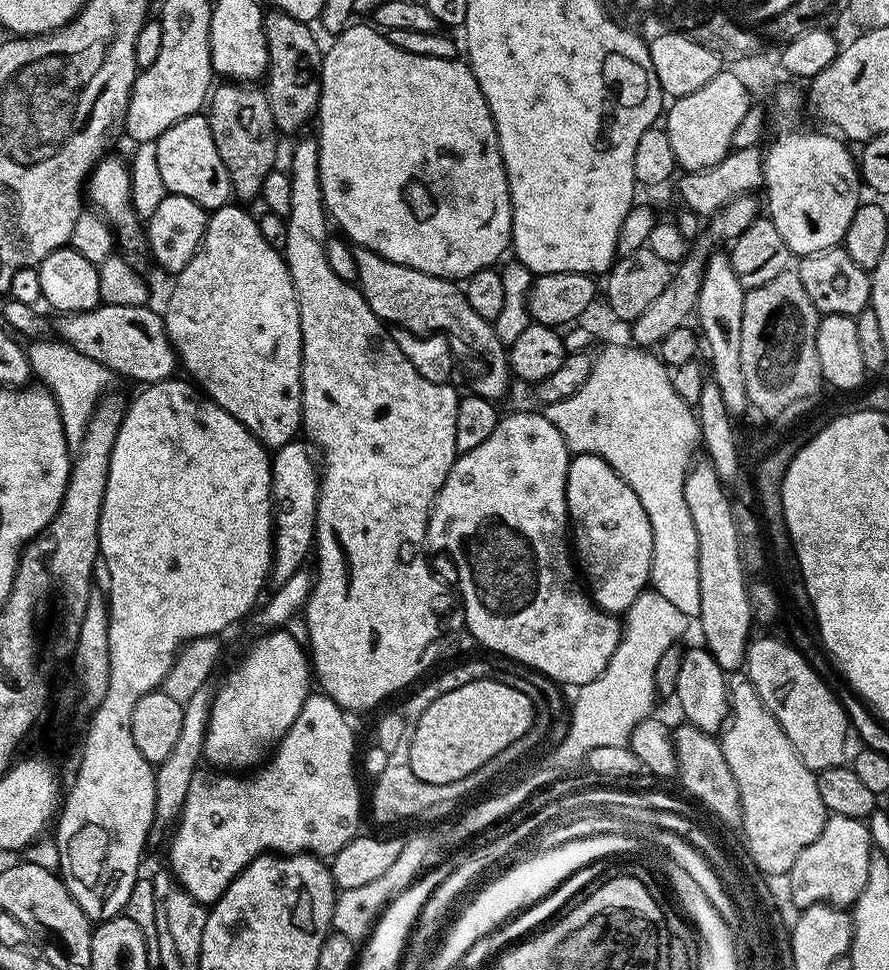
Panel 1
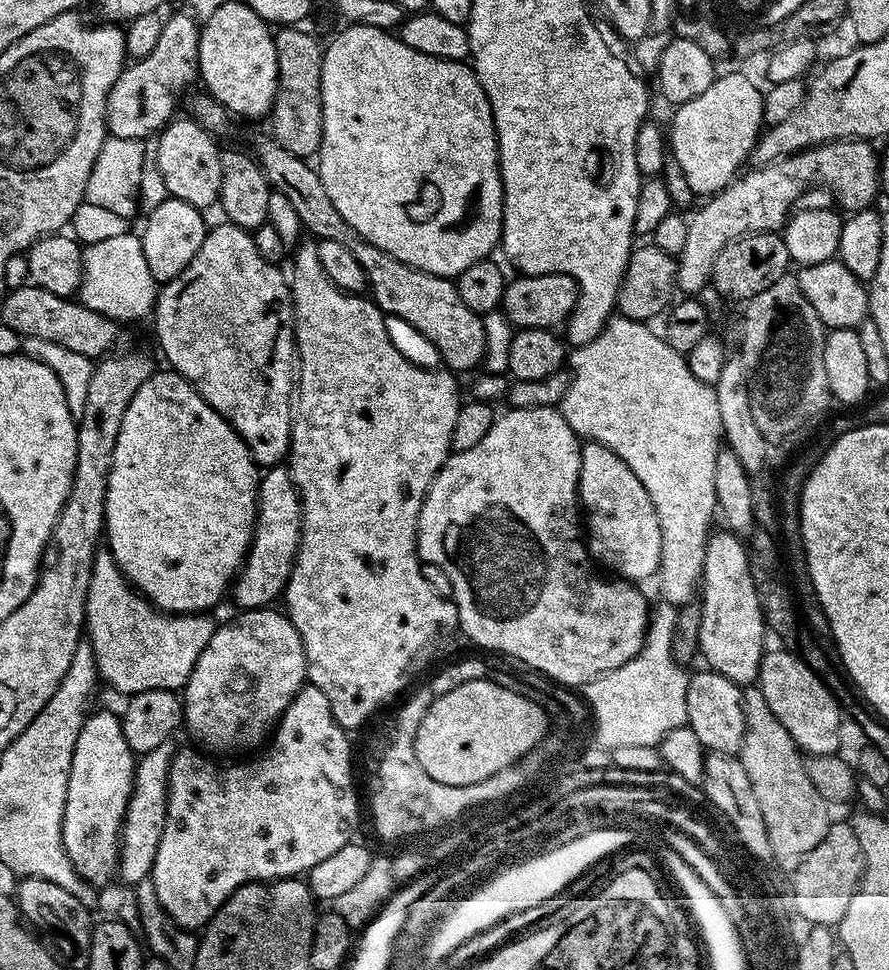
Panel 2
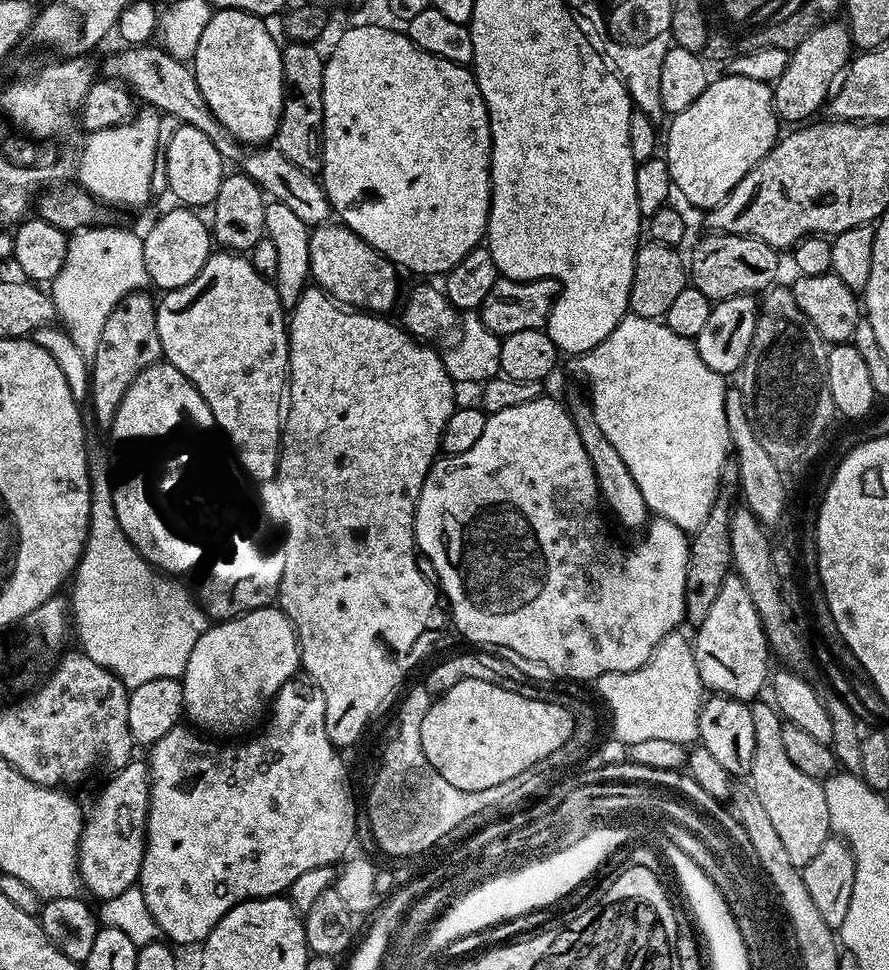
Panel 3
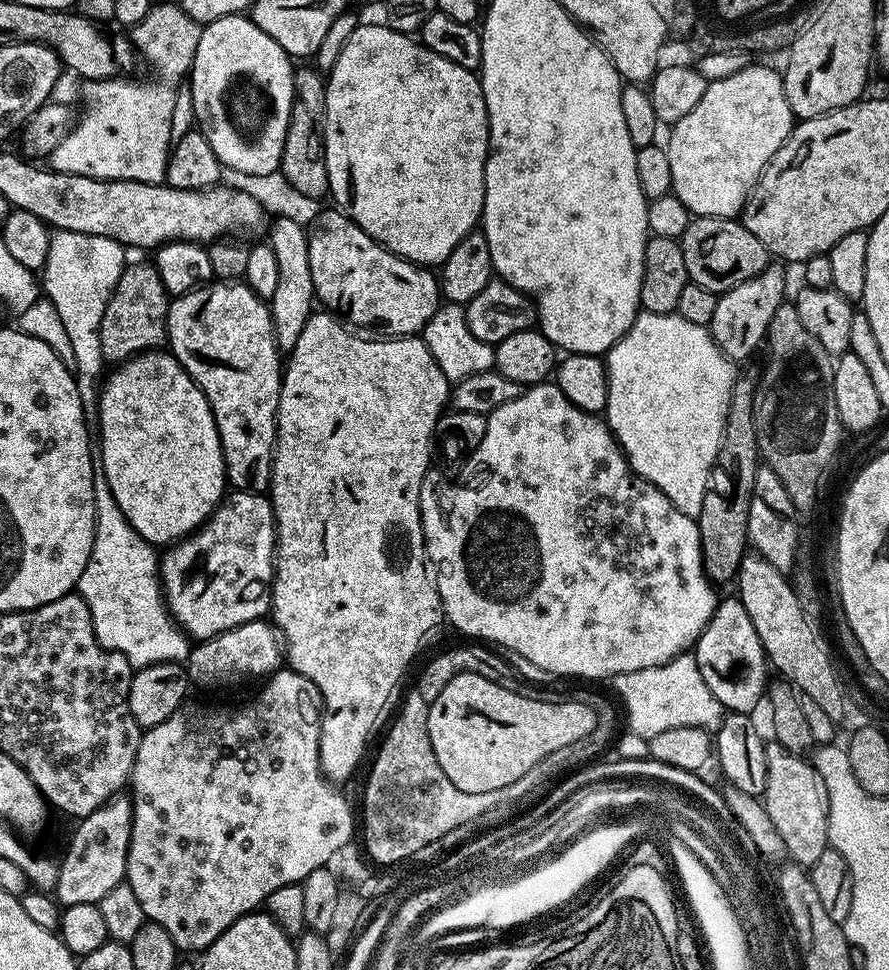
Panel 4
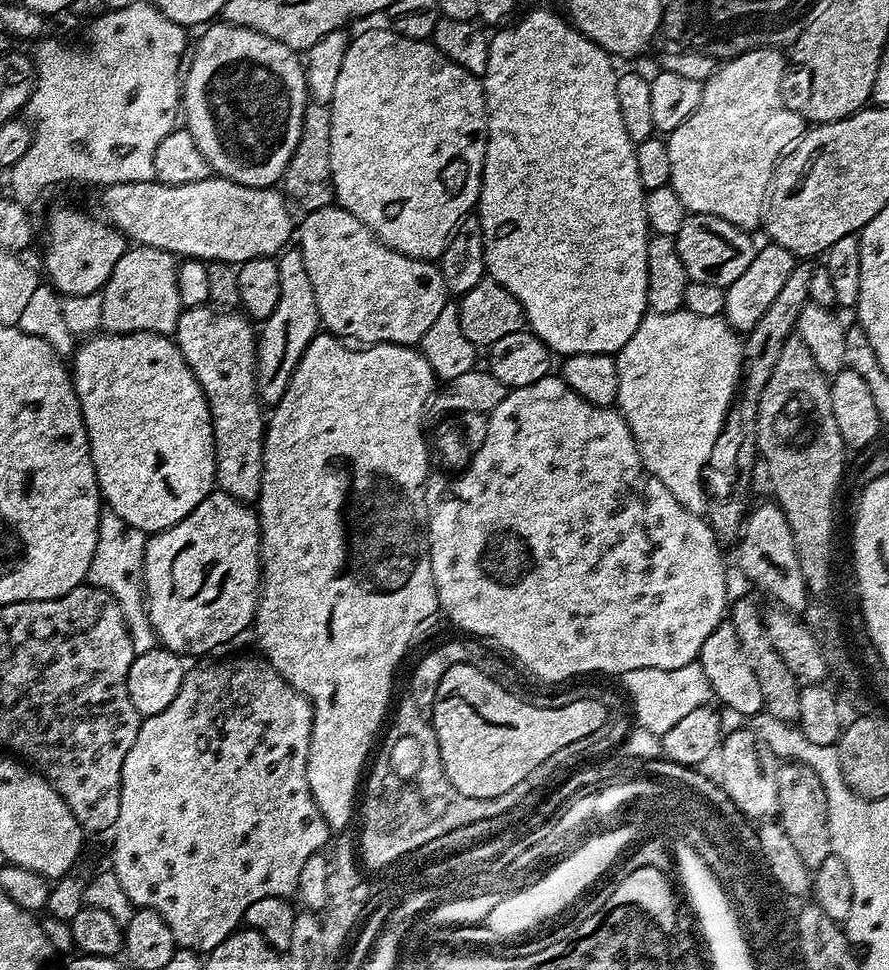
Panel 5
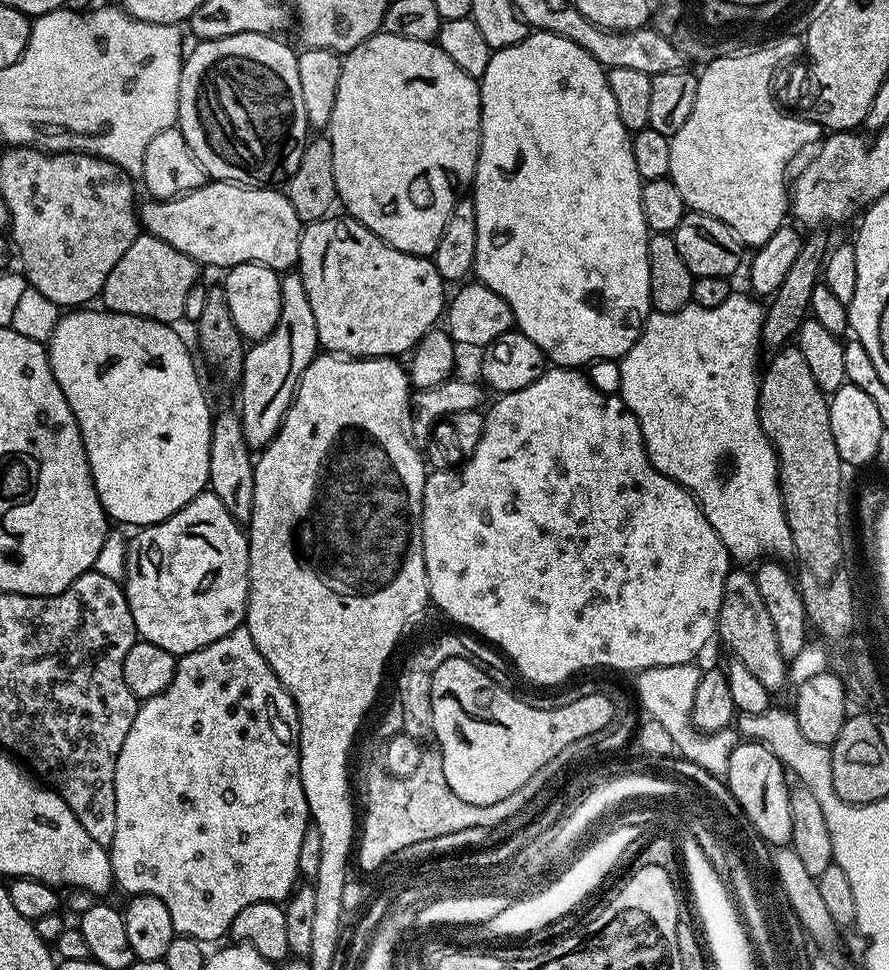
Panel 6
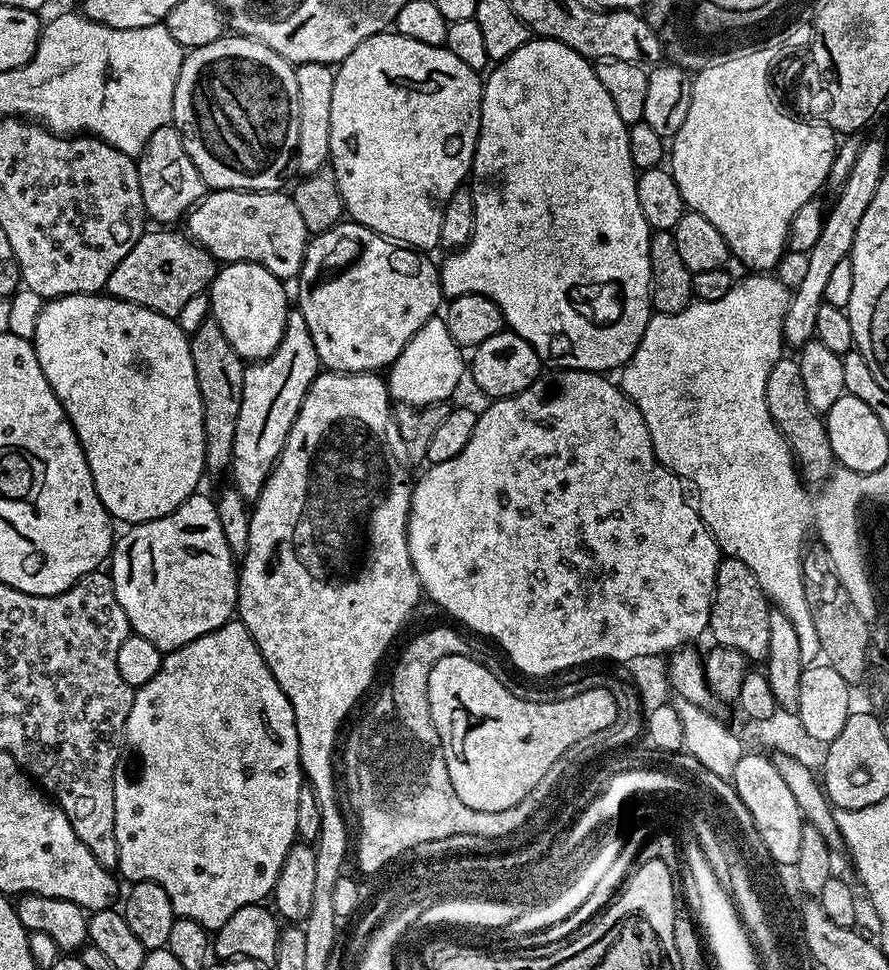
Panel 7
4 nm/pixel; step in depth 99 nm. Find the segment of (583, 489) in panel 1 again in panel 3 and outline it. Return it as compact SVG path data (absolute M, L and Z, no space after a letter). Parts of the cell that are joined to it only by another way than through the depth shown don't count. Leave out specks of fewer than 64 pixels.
M583 391L581 392L570 393L568 400L566 399L566 407L578 430L578 438L582 438L582 446L586 446L586 452L594 466L594 474L600 487L603 503L606 505L607 511L609 508L626 527L638 527L637 529L639 529L650 516L646 502L642 498L642 490L638 490L638 482L634 482L630 470L626 470L626 462L622 462L618 450L614 450L614 446L610 446L610 438L606 438L606 434L602 434L602 430L594 418L594 410L589 397Z

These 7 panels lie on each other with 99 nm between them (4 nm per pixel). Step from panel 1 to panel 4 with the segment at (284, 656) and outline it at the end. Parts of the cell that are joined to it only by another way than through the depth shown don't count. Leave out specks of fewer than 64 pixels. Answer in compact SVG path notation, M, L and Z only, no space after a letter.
M265 619L242 623L191 647L186 661L189 681L200 686L228 686L248 678L271 675L282 662L282 644L275 627Z

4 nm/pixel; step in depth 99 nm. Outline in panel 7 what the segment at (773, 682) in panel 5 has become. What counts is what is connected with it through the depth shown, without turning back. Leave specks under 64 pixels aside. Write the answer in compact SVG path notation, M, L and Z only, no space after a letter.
M733 556L721 559L716 571L716 589L712 595L708 632L715 643L738 650L748 662L767 661L770 650L770 614L772 608L768 596L758 586L754 570Z

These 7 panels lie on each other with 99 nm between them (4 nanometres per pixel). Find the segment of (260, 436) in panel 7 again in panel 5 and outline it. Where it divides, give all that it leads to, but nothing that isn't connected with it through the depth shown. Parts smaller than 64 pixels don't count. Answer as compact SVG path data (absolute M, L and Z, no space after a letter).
M289 246L275 257L278 266L278 306L274 306L274 314L263 321L258 332L256 346L256 393L260 395L261 405L274 406L286 394L286 386L312 339L321 331L322 325L318 314L318 302L314 298L314 286L310 286L310 274L306 274L306 258L299 247Z

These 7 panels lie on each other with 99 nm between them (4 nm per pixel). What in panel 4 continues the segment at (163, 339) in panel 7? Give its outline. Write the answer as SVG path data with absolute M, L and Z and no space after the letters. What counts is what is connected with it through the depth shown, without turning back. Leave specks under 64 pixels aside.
M149 350L141 352L139 356L133 356L132 359L123 361L117 368L120 368L117 372L107 373L106 379L108 378L108 381L105 379L99 389L98 433L100 432L100 444L98 440L98 464L106 474L106 482L110 482L110 490L114 494L122 514L126 514L130 526L134 526L134 530L138 530L138 534L142 534L142 538L146 538L146 542L150 542L153 546L161 546L160 544L168 546L177 540L192 535L225 499L224 455L218 438L218 426L214 422L214 414L210 410L202 390L190 378L188 371L177 362L171 351Z

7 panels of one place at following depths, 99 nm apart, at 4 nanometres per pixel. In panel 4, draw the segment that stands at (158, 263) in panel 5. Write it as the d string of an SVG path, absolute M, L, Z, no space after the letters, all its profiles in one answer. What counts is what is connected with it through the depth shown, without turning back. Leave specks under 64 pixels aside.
M129 263L118 278L102 315L100 336L105 361L123 362L139 356L141 352L159 349L168 339L169 303L168 291L162 286L162 278L158 278L155 263Z

